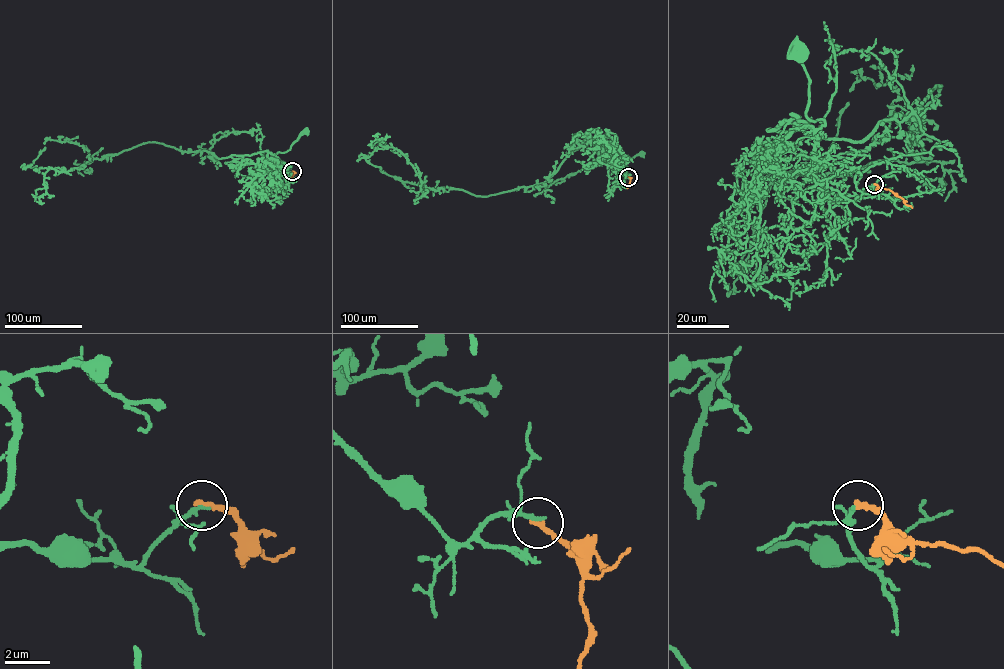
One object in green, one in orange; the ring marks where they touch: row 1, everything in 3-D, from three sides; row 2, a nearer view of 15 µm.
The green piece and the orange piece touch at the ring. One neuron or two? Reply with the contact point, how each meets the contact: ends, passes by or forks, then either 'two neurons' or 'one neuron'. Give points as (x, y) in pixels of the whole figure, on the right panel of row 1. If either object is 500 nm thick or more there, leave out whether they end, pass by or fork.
(874, 184) | green ends | orange ends | two neurons

